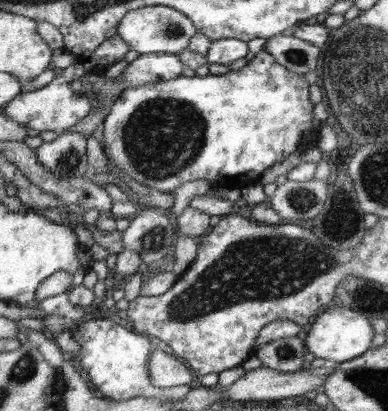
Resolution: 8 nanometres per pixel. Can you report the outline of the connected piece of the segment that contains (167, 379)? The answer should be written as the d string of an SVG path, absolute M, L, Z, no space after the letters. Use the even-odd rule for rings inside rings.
M164 347L155 348L149 358L149 375L158 388L170 388L177 386L191 385L194 374L190 368L176 356L166 354Z

